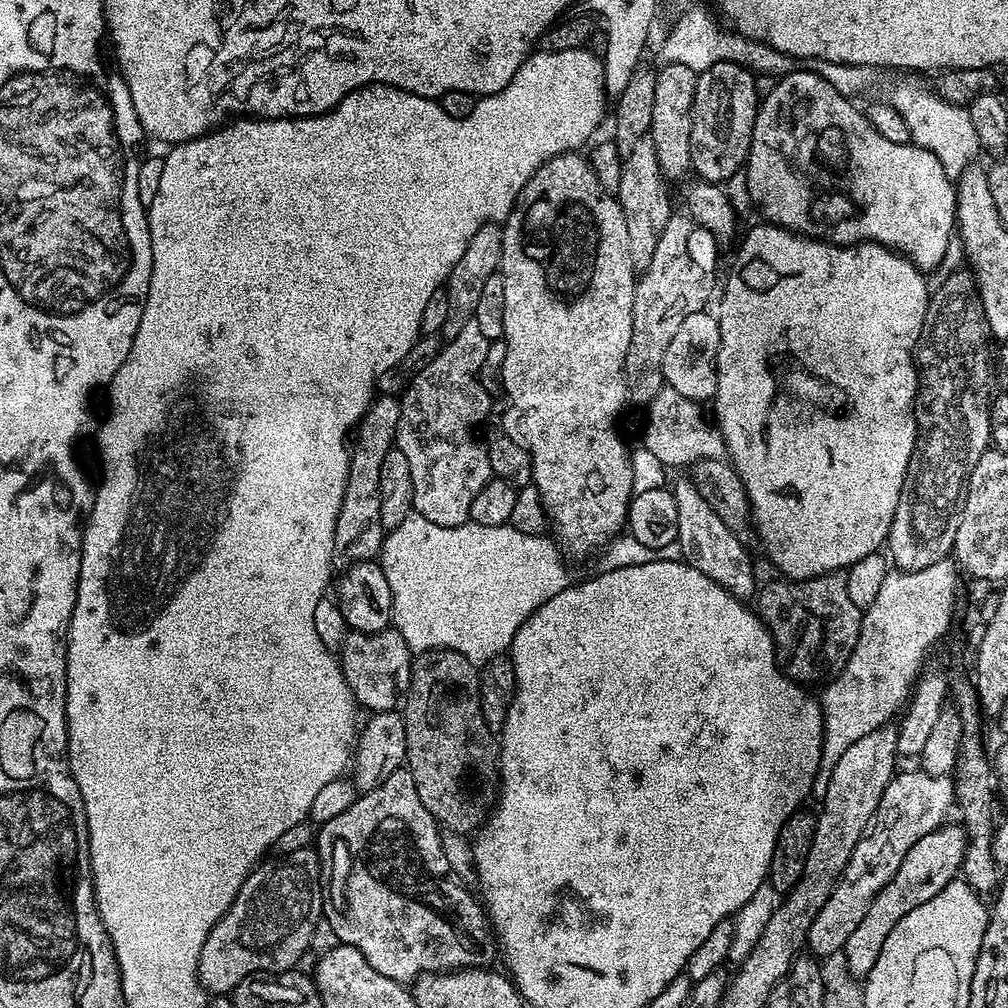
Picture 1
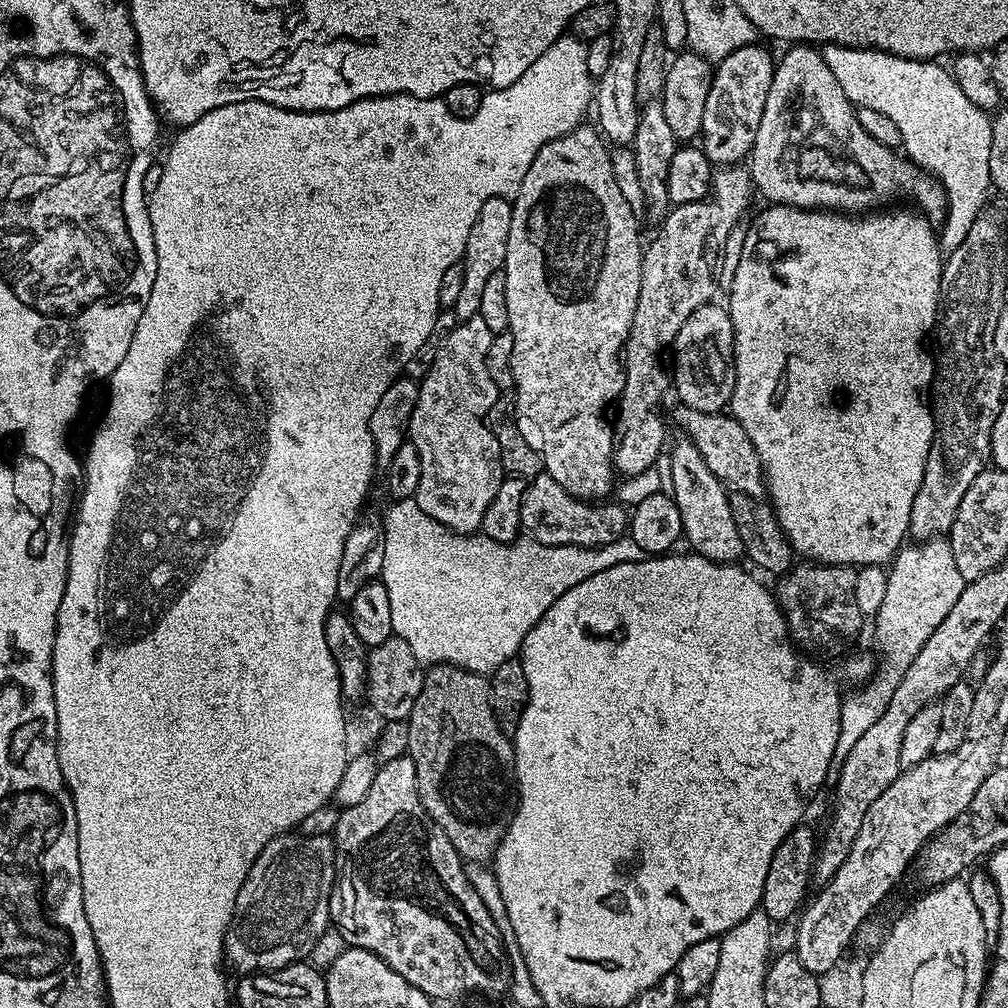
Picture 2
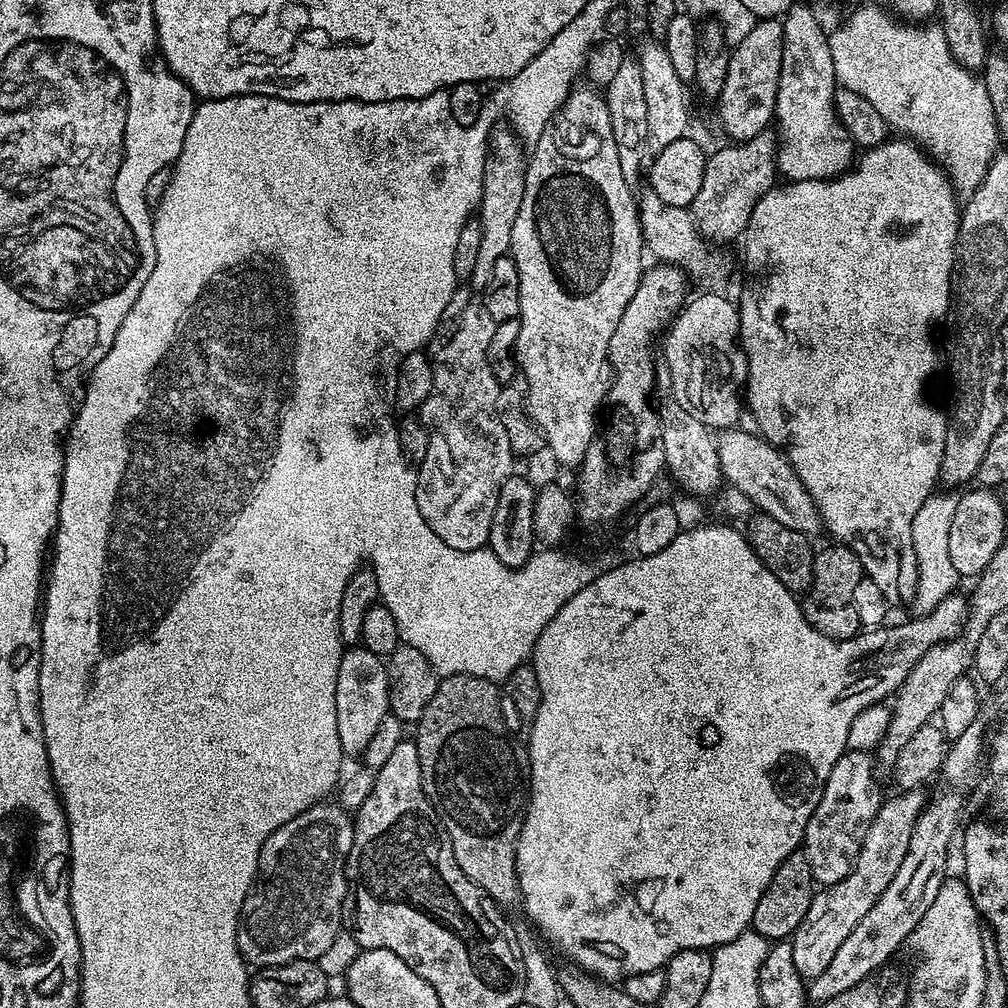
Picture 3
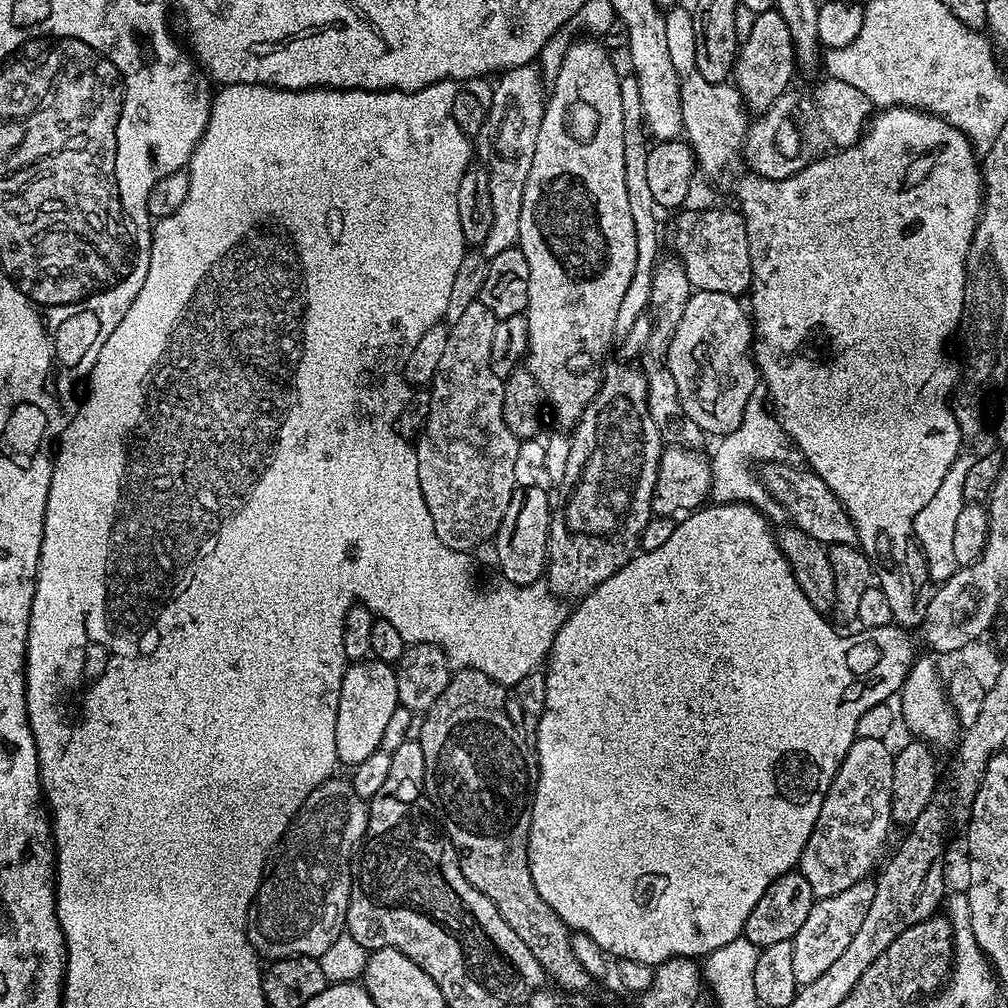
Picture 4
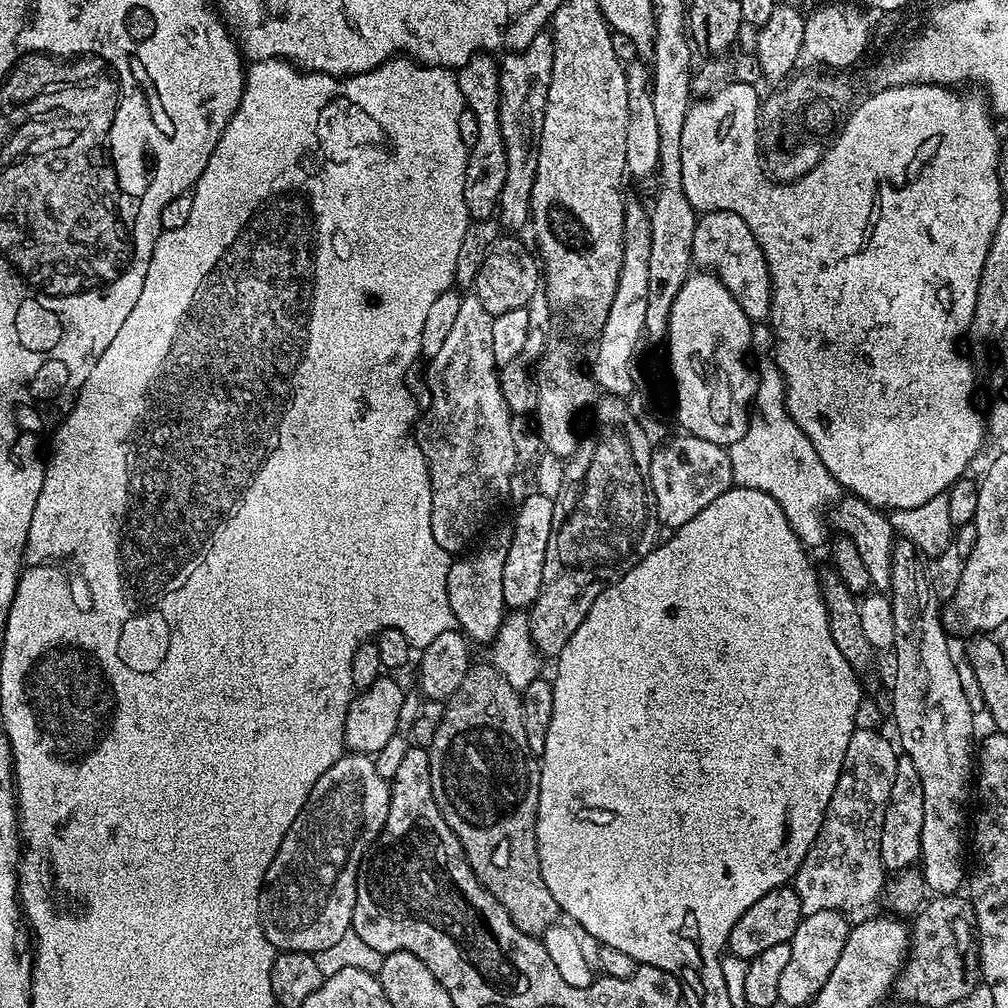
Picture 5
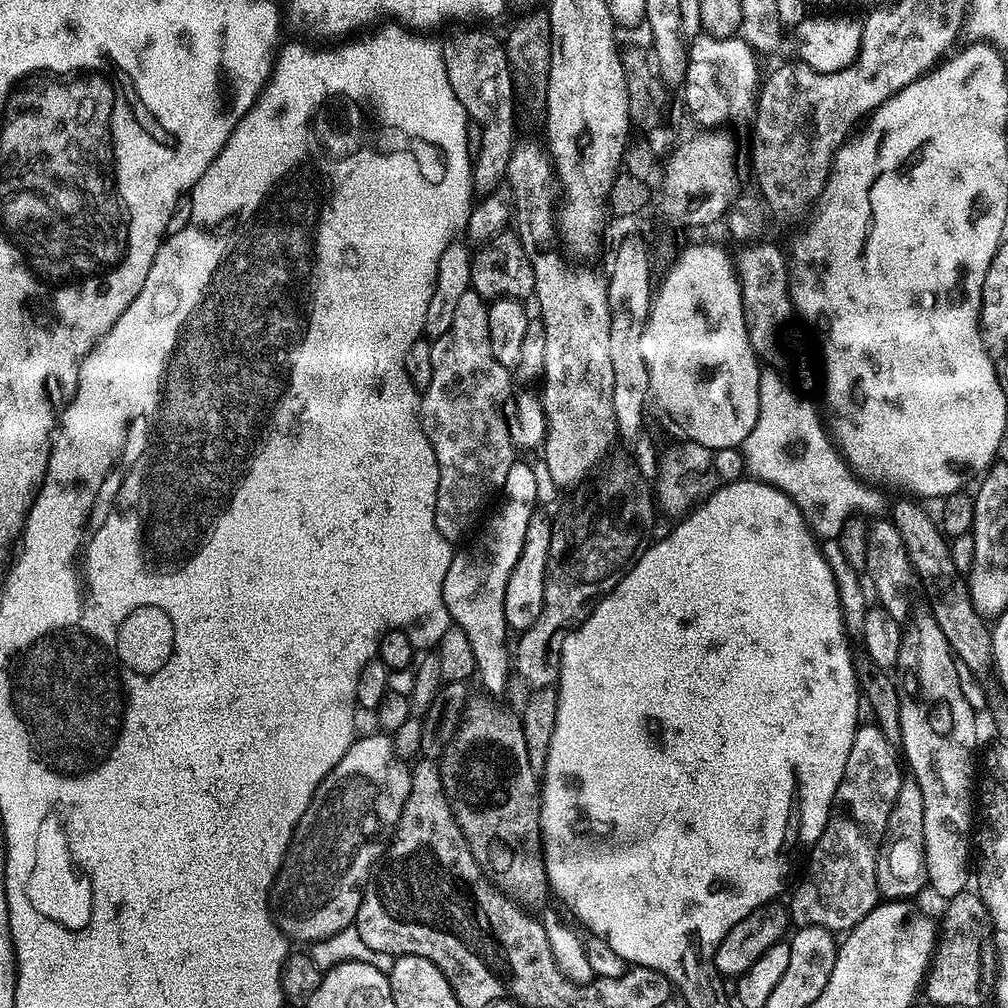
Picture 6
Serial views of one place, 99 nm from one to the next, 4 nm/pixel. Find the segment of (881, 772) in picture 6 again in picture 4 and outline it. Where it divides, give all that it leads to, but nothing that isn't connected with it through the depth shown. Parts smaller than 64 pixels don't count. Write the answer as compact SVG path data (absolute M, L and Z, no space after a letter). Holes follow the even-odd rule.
M857 738L832 780L830 790L822 802L818 822L800 856L798 871L810 882L813 897L823 898L850 890L854 882L869 879L872 867L881 863L888 827L893 827L891 811L868 812L868 748L869 741Z

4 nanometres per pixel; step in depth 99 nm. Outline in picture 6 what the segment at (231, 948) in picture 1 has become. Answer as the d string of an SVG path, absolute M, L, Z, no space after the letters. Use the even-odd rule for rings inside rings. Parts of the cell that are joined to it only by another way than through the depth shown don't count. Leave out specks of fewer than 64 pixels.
M377 731L373 736L357 735L356 740L350 746L350 750L346 750L346 754L342 754L338 766L334 766L334 770L330 770L328 777L318 786L318 790L314 794L310 806L304 811L302 818L298 822L298 826L294 830L288 852L284 855L280 873L276 876L276 883L272 885L272 891L270 893L270 907L275 915L276 925L293 941L306 940L306 942L313 942L330 938L331 935L338 934L344 927L350 927L354 924L356 915L360 909L360 903L364 897L364 887L368 884L368 877L372 875L378 861L388 851L388 845L391 844L392 836L396 833L402 808L406 806L406 798L412 789L412 773L409 765L396 752L393 737L385 734L383 731Z

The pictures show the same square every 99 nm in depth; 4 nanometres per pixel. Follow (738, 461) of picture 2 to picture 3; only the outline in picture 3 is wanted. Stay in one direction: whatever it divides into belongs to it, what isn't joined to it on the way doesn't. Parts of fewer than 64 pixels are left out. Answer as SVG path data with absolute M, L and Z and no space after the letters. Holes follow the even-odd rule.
M733 426L719 433L716 449L720 455L721 477L746 494L759 511L770 518L778 518L782 526L790 526L790 530L798 530L806 537L816 538L822 532L824 520L820 517L814 498L810 498L787 456L776 445L768 443L756 432L747 432L739 426Z

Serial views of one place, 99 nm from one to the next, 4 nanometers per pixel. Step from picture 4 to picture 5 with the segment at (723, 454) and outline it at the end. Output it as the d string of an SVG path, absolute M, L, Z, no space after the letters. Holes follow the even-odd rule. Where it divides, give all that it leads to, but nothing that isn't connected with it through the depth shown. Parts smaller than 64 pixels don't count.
M765 321L753 323L751 330L750 354L756 371L756 392L750 409L748 428L742 438L729 445L728 454L732 462L733 483L740 488L758 489L770 493L783 508L791 529L798 535L805 548L815 550L824 542L829 541L830 528L827 520L827 510L841 497L840 484L824 466L822 458L818 456L814 444L806 438L801 428L790 418L788 407L785 405L784 376L778 370L774 357L776 333L771 325Z

